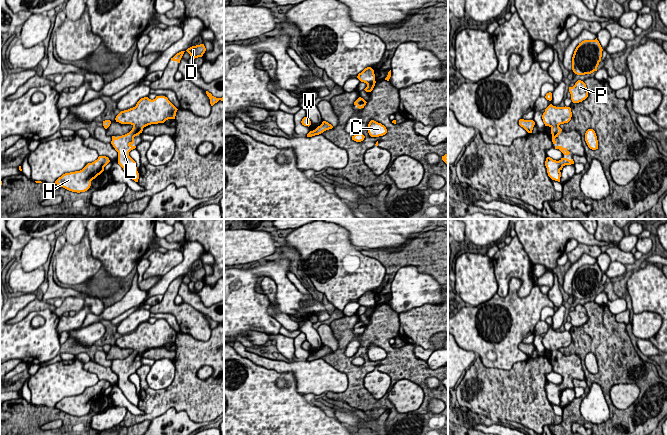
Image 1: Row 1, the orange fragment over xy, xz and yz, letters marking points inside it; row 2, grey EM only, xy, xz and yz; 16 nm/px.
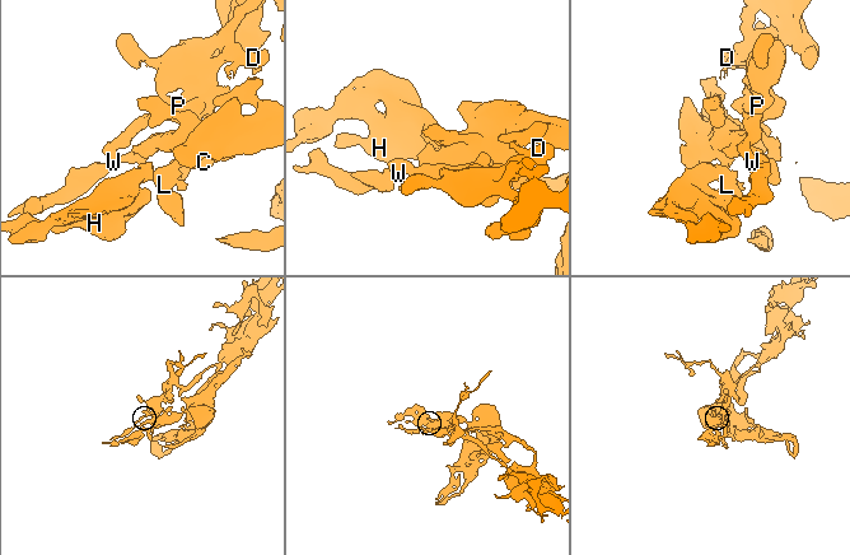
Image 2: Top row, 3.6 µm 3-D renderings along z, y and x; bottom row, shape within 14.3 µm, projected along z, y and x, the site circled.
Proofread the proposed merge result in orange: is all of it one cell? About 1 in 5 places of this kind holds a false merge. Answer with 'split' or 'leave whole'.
leave whole

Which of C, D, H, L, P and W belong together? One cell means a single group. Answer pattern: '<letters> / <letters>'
C D H L P W

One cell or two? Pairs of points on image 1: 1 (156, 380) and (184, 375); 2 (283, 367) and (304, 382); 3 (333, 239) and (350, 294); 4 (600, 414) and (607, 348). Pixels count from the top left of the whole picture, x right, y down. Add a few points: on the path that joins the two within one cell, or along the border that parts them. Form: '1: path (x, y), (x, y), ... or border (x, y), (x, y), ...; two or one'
1: border (173, 360), (173, 381), (164, 388), (154, 390); two
2: path (289, 367), (292, 367), (301, 376); one
3: path (334, 253), (338, 258), (339, 270), (344, 280); one
4: border (593, 382), (601, 388), (610, 413); two

